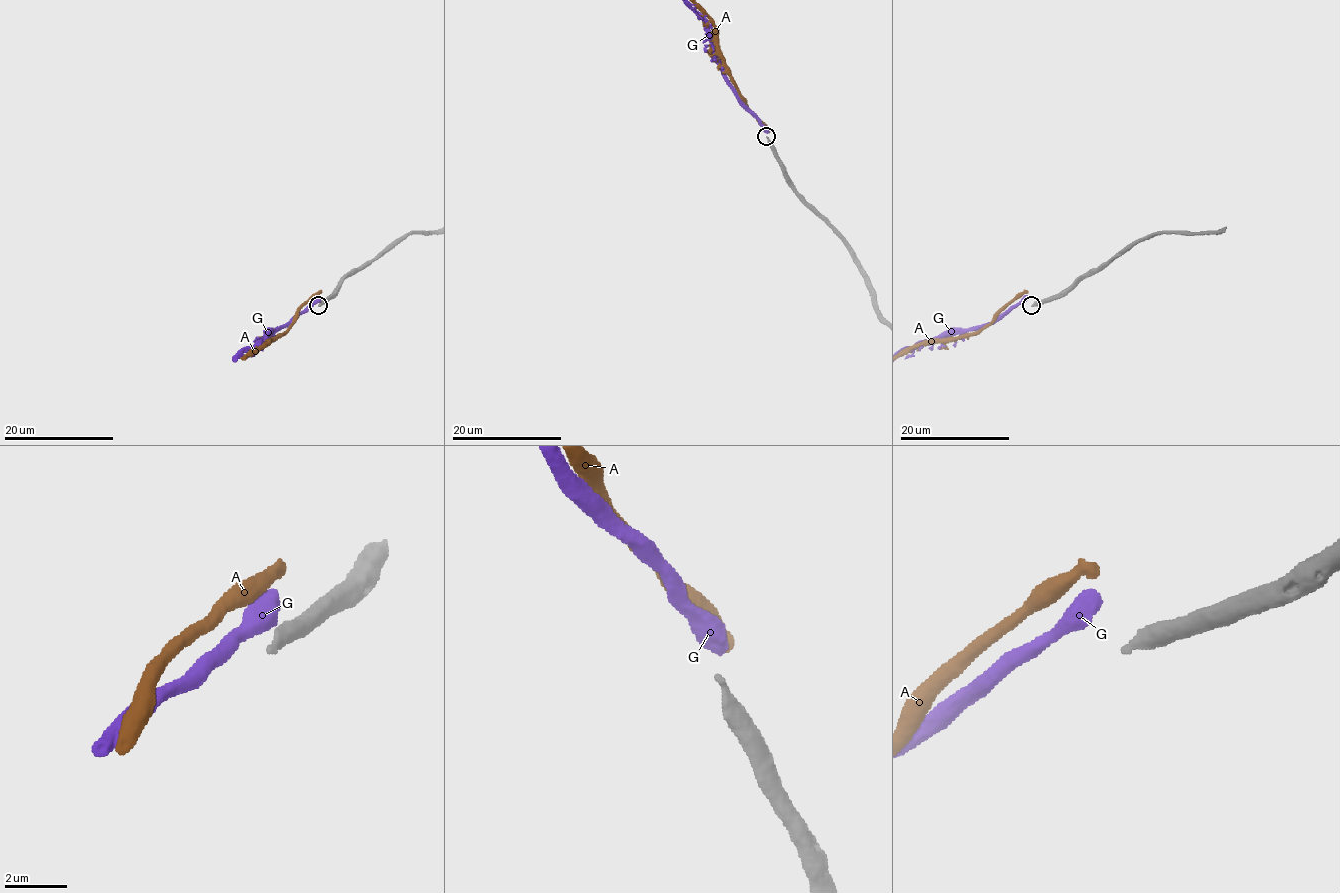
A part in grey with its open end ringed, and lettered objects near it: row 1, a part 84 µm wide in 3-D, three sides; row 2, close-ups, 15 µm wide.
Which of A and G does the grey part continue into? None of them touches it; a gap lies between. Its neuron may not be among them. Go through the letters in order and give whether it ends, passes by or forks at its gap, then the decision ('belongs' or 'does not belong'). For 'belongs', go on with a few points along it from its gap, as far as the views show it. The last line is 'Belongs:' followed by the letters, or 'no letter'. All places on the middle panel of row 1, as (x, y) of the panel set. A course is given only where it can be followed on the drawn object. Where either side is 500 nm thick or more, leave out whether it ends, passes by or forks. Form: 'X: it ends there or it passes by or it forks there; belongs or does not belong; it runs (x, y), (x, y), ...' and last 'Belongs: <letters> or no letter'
A: it ends there; does not belong
G: does not belong
Belongs: no letter

